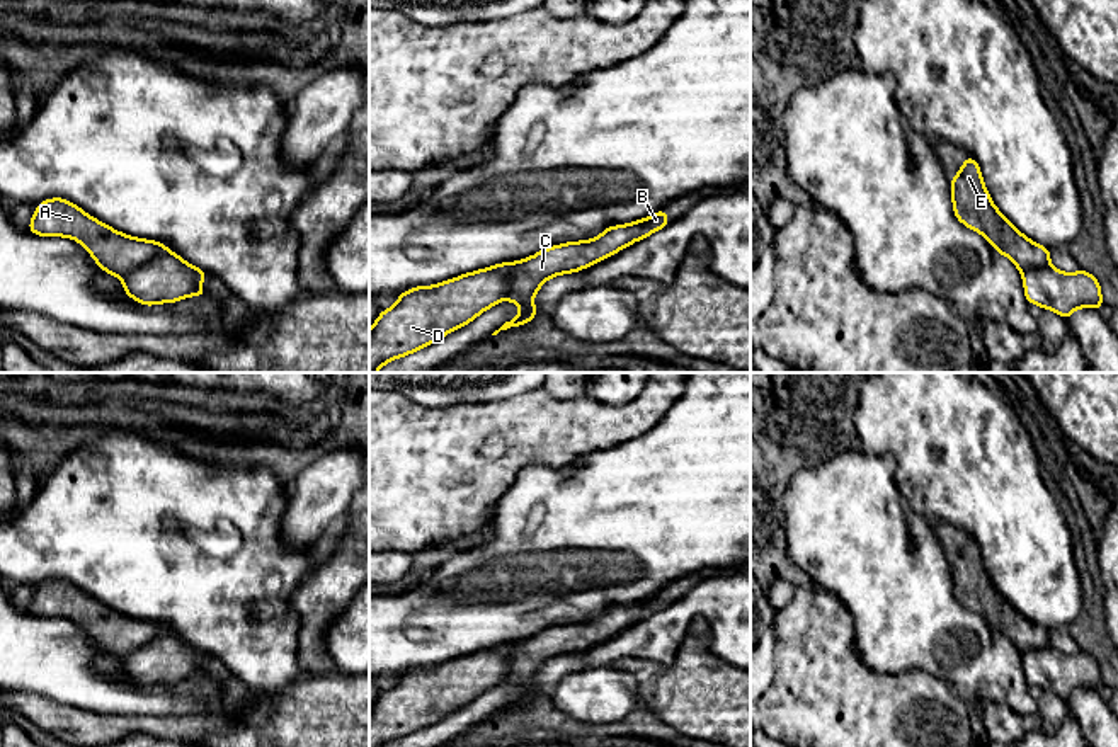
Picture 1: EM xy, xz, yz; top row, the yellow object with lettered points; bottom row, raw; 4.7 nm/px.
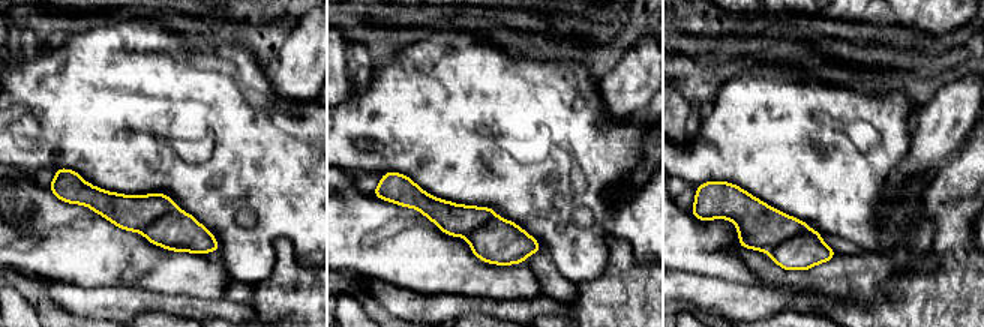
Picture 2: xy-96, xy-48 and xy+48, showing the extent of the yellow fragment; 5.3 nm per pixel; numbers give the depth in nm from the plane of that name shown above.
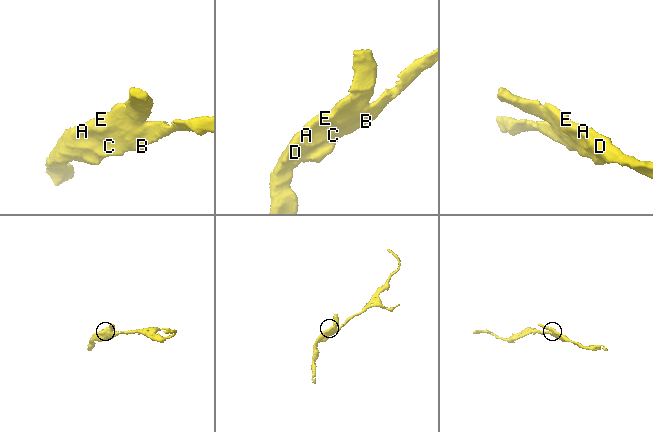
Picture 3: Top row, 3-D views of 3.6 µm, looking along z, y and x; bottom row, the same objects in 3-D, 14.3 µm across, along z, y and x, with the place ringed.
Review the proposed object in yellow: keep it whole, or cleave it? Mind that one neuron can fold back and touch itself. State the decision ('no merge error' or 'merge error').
merge error

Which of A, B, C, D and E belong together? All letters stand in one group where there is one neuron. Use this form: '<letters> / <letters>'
A D E / B C

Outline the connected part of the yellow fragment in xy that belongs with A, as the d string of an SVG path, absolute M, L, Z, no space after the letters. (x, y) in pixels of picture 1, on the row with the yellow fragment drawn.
M61 197L39 202L27 230L37 237L77 240L94 257L100 271L117 277L167 252L167 245L116 231Z

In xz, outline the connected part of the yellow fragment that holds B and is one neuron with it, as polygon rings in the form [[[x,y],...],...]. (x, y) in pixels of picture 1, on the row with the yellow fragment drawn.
[[[660,209],[640,221],[609,226],[597,238],[553,245],[533,257],[516,262],[509,276],[511,284],[504,299],[517,303],[521,306],[521,313],[505,322],[492,335],[511,327],[529,323],[538,315],[533,298],[545,281],[560,274],[582,271],[623,250],[636,240],[647,238],[669,223],[667,213]]]

